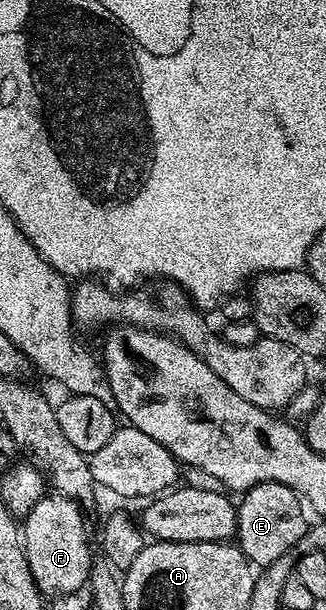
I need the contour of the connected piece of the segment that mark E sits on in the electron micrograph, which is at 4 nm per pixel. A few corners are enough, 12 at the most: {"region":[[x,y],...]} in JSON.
{"region":[[264,482],[236,503],[236,545],[254,567],[307,529],[291,488]]}

